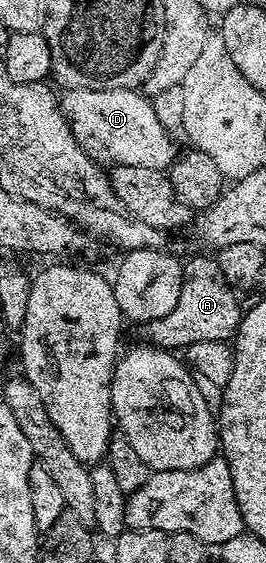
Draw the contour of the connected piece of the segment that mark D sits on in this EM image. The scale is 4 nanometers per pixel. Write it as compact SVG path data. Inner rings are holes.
M66 89L59 98L61 112L73 130L73 136L86 154L94 160L106 158L109 164L134 166L135 168L155 168L168 171L177 161L179 151L173 143L174 135L155 116L152 101L137 90L71 90Z

